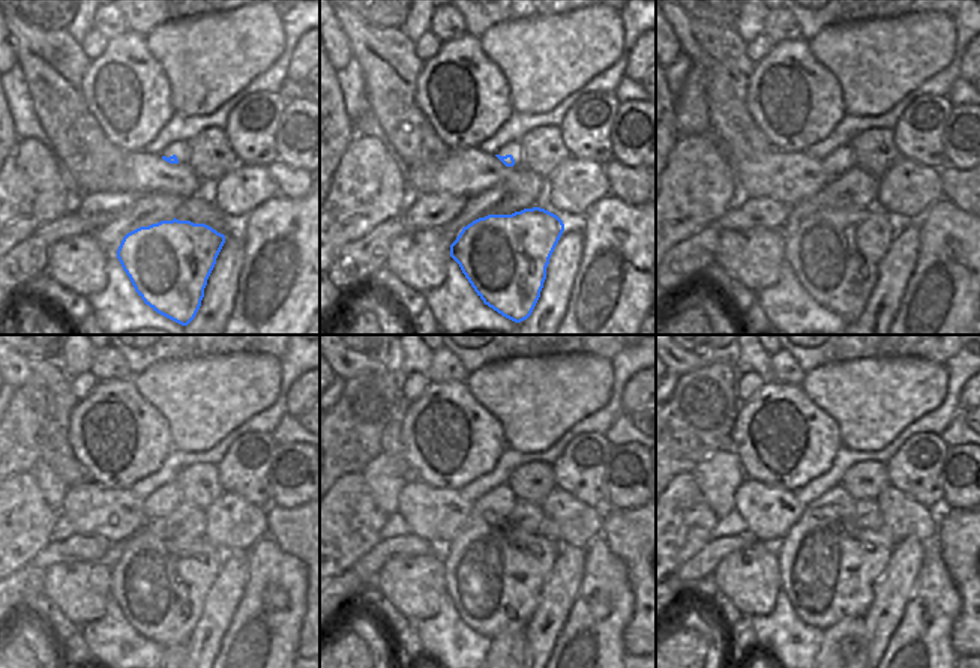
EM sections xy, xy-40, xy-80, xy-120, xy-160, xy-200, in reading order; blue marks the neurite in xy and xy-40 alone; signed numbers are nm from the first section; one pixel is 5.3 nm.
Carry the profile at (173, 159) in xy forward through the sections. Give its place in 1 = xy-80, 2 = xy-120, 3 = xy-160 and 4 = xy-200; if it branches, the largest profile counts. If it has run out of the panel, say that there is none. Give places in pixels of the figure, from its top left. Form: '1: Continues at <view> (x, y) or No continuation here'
1: Continues at xy-80 (835, 164)
2: Continues at xy-120 (162, 502)
3: Continues at xy-160 (494, 572)
4: Continues at xy-200 (830, 566).

